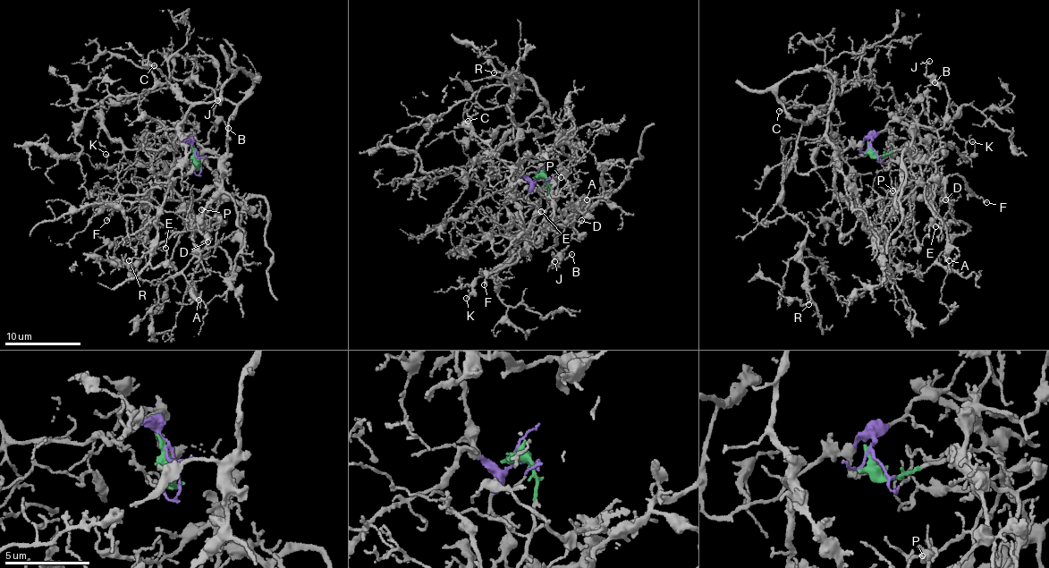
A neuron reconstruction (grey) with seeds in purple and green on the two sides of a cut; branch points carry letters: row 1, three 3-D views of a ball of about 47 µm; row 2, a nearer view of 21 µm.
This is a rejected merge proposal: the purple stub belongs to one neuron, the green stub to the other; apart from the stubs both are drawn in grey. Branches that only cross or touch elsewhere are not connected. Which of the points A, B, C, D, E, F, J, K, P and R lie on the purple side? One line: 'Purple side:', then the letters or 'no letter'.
Purple side: C, R

